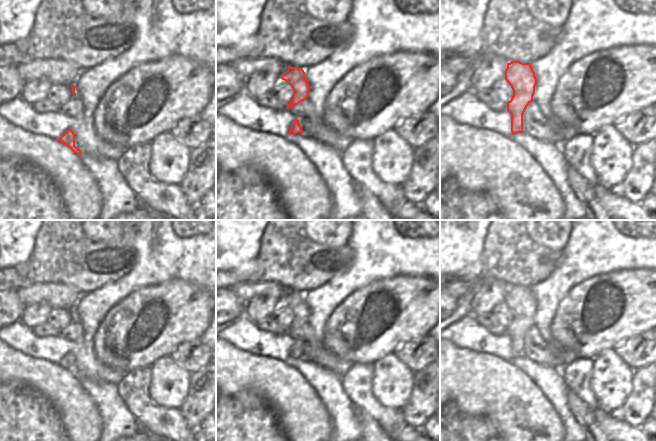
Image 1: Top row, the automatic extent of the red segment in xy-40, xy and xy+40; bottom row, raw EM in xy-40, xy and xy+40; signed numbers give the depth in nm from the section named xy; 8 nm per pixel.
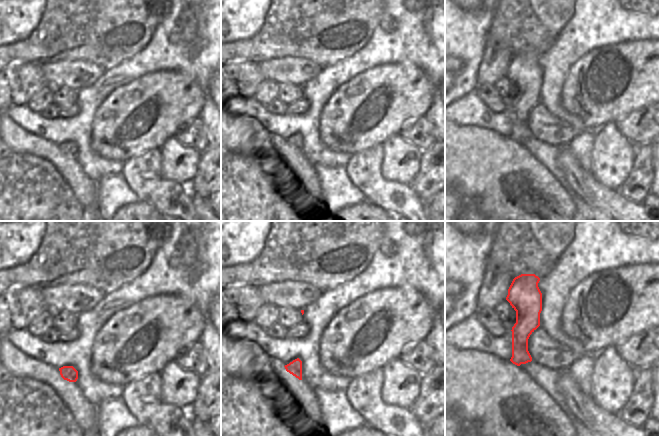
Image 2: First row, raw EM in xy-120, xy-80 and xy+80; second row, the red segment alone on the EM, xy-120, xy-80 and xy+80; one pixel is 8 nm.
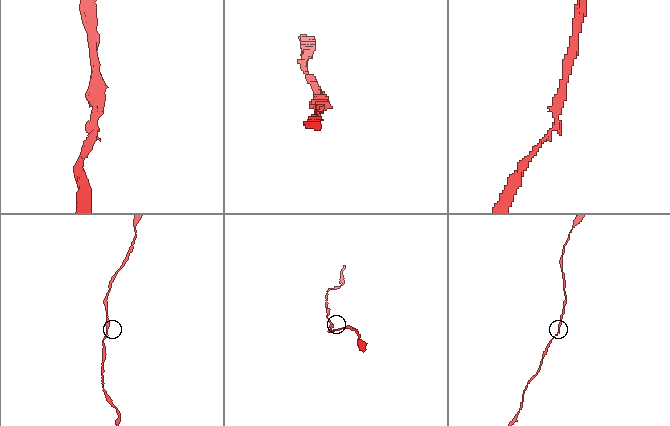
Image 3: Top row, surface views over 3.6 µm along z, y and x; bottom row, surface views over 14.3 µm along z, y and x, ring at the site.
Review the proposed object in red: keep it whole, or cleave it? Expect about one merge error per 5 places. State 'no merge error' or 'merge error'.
no merge error

